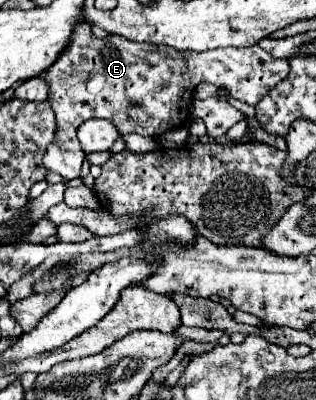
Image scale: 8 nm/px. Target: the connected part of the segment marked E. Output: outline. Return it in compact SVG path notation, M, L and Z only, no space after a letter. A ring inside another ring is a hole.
M88 23L76 25L70 45L58 55L52 69L38 75L50 85L48 101L56 113L56 135L52 147L48 147L44 155L44 165L48 171L54 171L64 179L76 179L80 175L84 151L78 145L76 129L86 119L108 119L122 135L138 133L162 137L166 131L188 121L188 109L198 83L206 81L216 87L226 87L230 97L256 105L278 81L288 75L288 71L288 59L276 59L258 45L246 49L228 47L190 53L164 45L134 43L120 35L96 39L90 35ZM132 107L142 107L146 121L132 119L128 115Z

